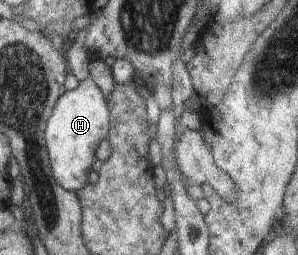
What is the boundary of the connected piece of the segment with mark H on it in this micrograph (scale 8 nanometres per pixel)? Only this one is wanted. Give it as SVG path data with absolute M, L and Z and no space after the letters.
M91 77L80 82L76 89L65 91L56 101L46 123L45 138L52 176L62 188L70 192L84 190L93 179L91 168L97 159L96 148L107 139L110 123L107 99Z

